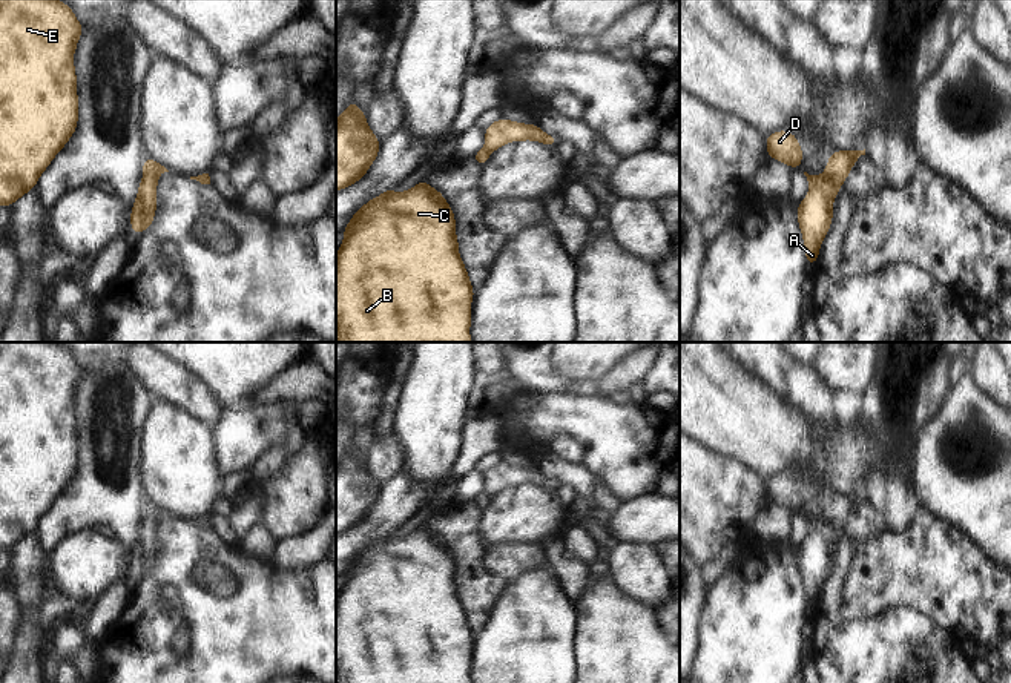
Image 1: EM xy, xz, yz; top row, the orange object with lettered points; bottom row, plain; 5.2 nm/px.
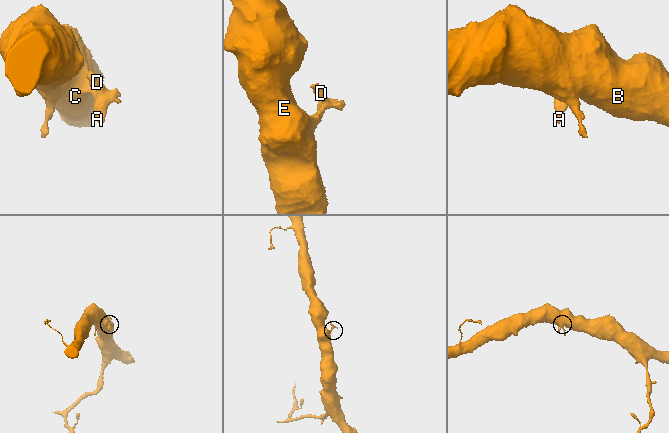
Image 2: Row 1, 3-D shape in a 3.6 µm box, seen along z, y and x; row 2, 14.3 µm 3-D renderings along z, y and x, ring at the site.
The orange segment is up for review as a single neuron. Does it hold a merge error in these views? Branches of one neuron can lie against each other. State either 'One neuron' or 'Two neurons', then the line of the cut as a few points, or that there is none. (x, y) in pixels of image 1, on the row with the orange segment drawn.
One neuron. No split

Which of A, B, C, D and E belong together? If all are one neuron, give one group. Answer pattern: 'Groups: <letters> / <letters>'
Groups: A B C D E

